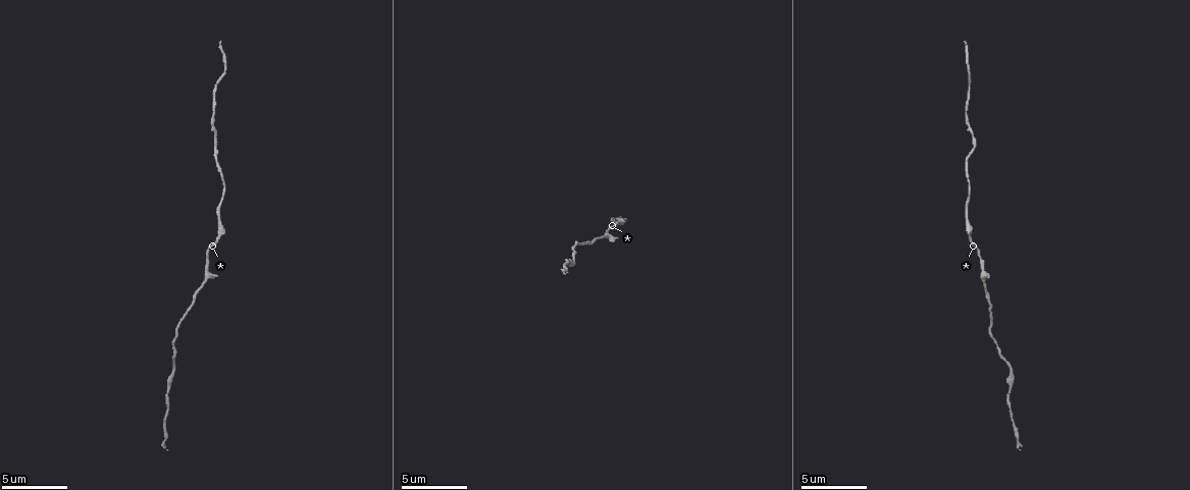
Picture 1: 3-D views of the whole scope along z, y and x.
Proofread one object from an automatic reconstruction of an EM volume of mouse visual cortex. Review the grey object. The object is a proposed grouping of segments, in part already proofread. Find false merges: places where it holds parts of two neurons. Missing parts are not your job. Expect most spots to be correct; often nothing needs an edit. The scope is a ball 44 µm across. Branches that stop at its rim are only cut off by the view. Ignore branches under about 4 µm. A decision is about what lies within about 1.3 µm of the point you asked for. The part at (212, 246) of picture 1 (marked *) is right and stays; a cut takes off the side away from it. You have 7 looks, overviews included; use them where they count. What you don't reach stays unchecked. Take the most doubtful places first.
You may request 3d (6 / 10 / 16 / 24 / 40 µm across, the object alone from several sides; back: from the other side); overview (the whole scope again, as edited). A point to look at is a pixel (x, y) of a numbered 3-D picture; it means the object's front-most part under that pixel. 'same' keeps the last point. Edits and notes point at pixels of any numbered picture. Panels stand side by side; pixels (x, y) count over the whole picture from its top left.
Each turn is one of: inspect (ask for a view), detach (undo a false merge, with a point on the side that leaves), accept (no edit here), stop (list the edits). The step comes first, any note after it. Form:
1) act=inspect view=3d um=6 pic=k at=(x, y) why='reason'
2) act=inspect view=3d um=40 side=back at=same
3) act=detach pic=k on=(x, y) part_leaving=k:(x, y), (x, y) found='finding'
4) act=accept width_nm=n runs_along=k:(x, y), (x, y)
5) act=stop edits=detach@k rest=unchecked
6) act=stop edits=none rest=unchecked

act=inspect view=3d um=10 pic=1 at=(1003, 357) why='thick turns thin'

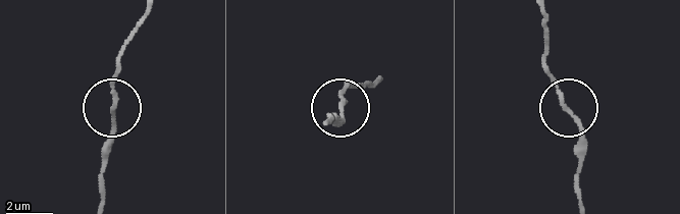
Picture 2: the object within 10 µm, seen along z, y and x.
act=inspect view=3d um=6 pic=2 at=(111, 111) why='closer look'

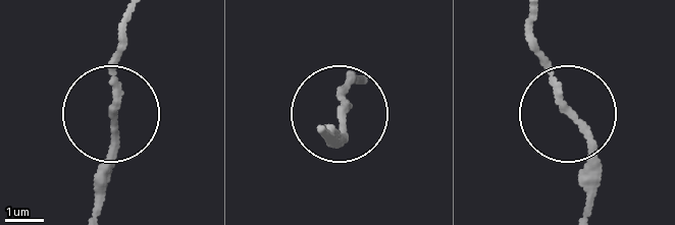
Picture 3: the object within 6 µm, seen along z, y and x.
act=accept runs_along=3:(528, 22), (531, 51), (587, 149), (587, 207) found='continuous, no second neuron'

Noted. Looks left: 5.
act=inspect view=3d um=10 pic=1 at=(220, 211) why='sudden change in width'

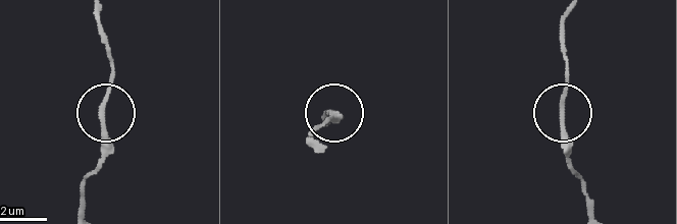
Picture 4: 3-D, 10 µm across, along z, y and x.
act=inspect view=3d um=10 side=back pic=4 at=(565, 110)

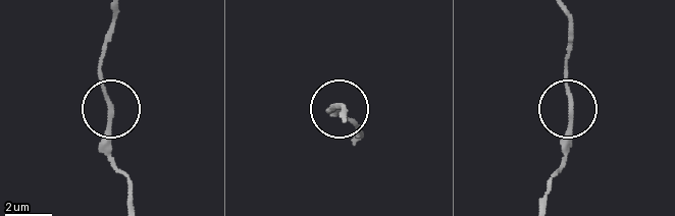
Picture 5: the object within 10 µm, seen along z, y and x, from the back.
act=accept runs_along=5:(559, 171), (570, 145), (564, 58) found='all the same neuron'

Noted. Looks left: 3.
act=inspect view=3d um=16 pic=1 at=(201, 286) why='thin neck'

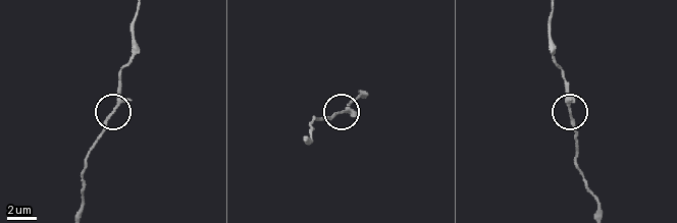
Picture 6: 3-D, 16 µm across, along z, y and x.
act=inspect view=3d um=6 pic=6 at=(340, 111)

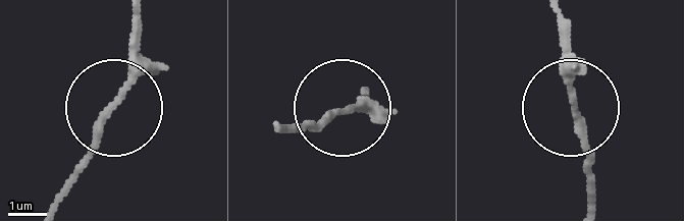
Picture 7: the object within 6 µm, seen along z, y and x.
act=accept width_nm=180 runs_along=7:(363, 91), (330, 123), (285, 123) found='all the same neuron'

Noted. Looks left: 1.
act=stop edits=none rest=unchecked

